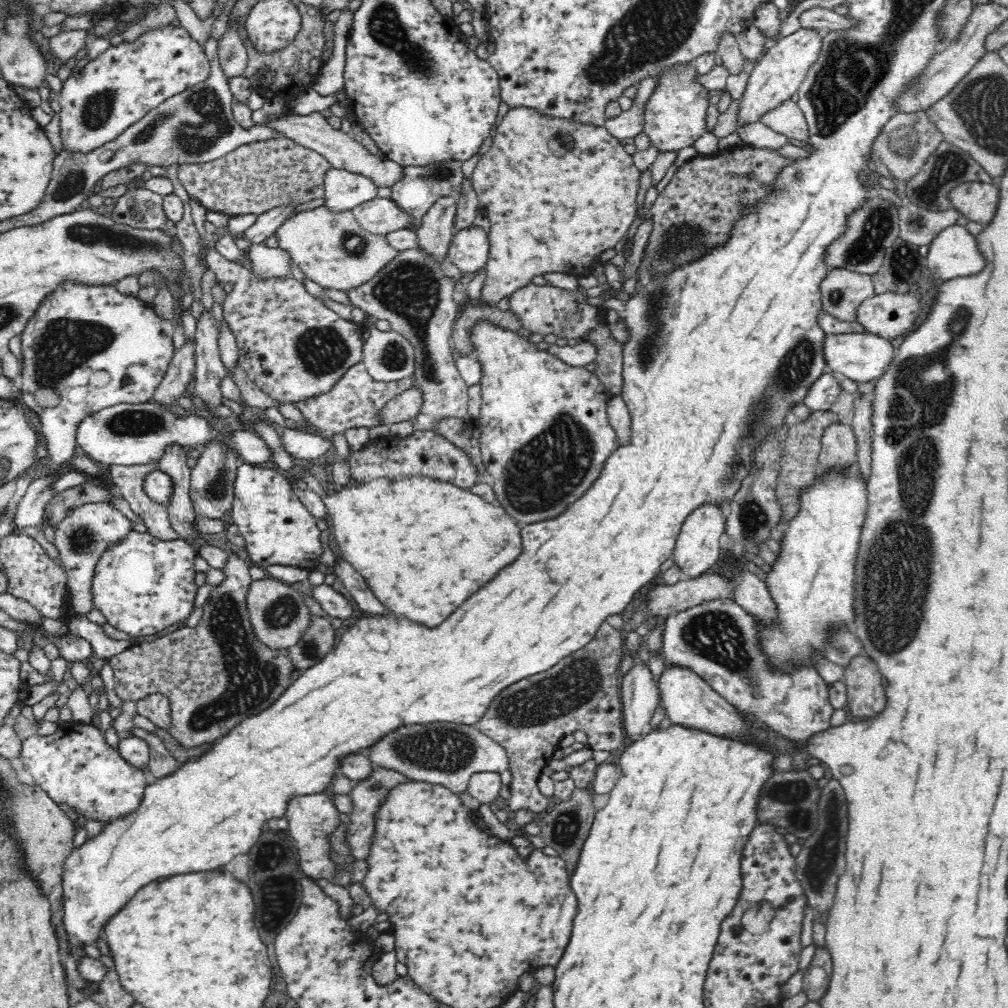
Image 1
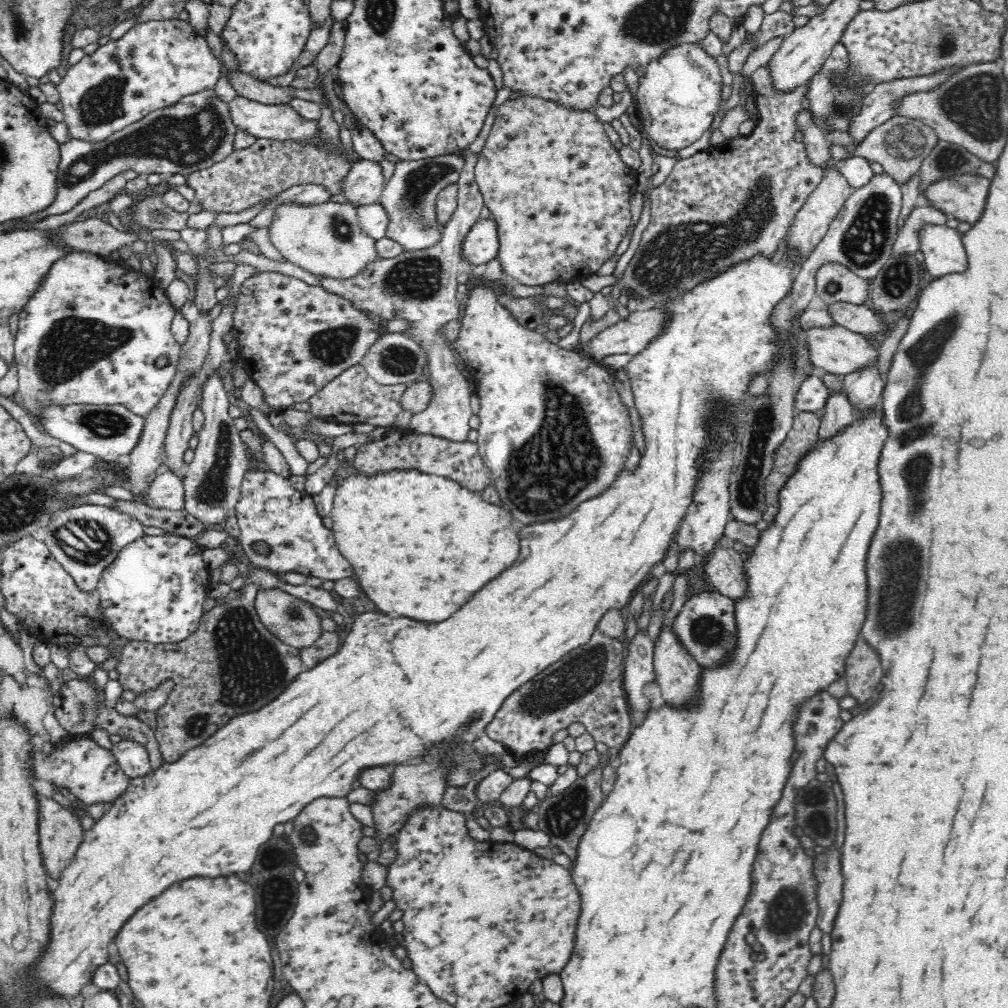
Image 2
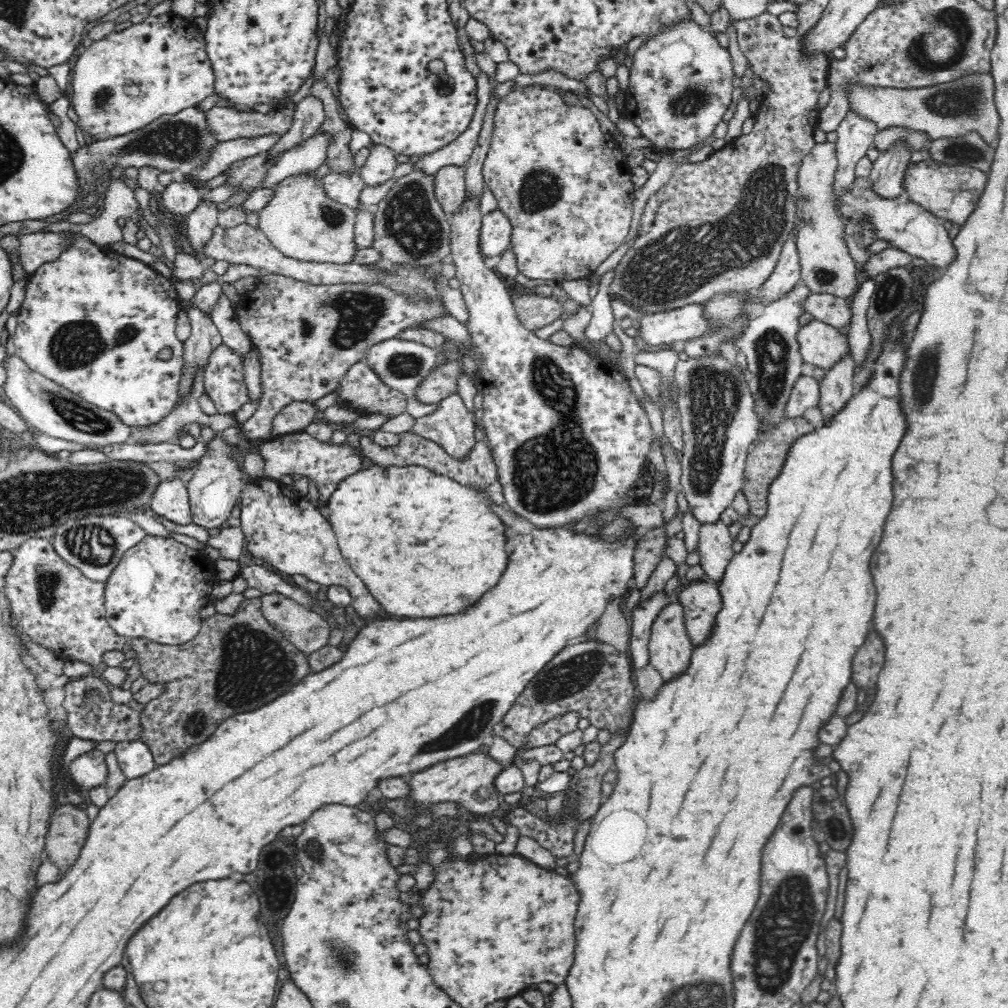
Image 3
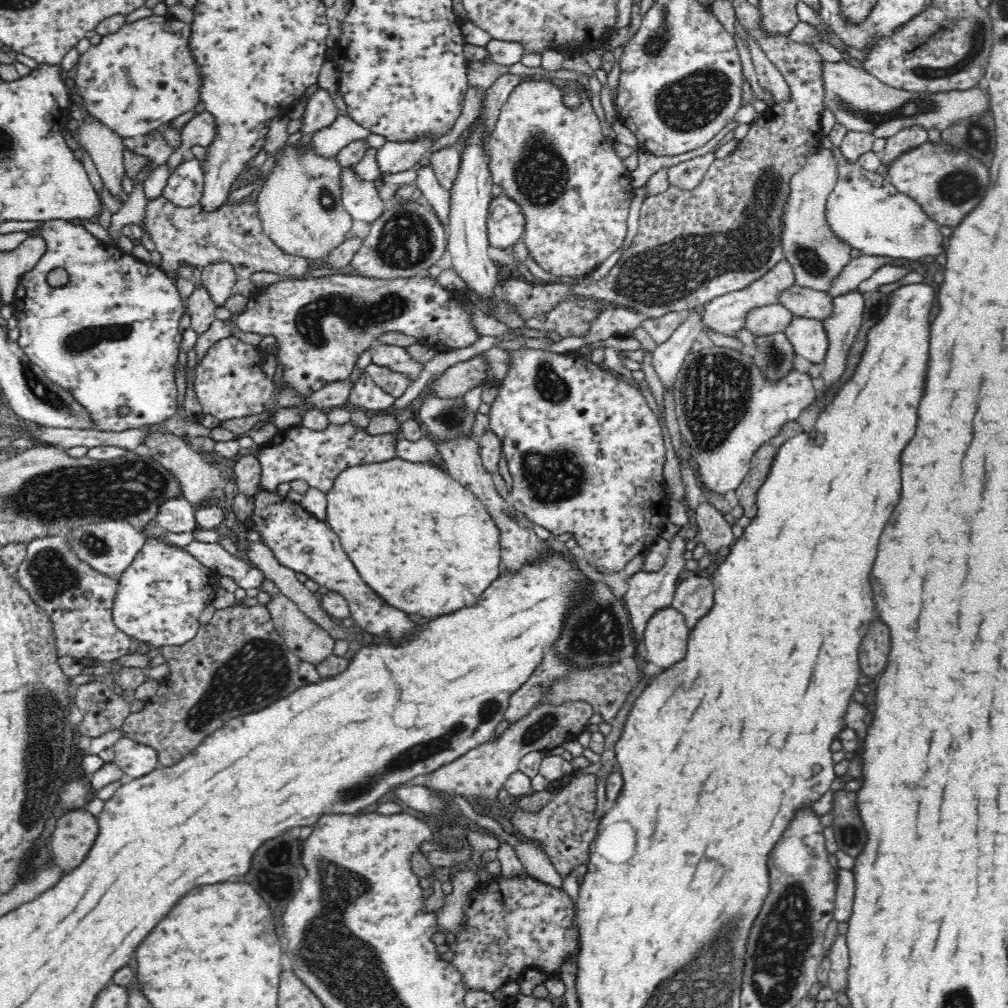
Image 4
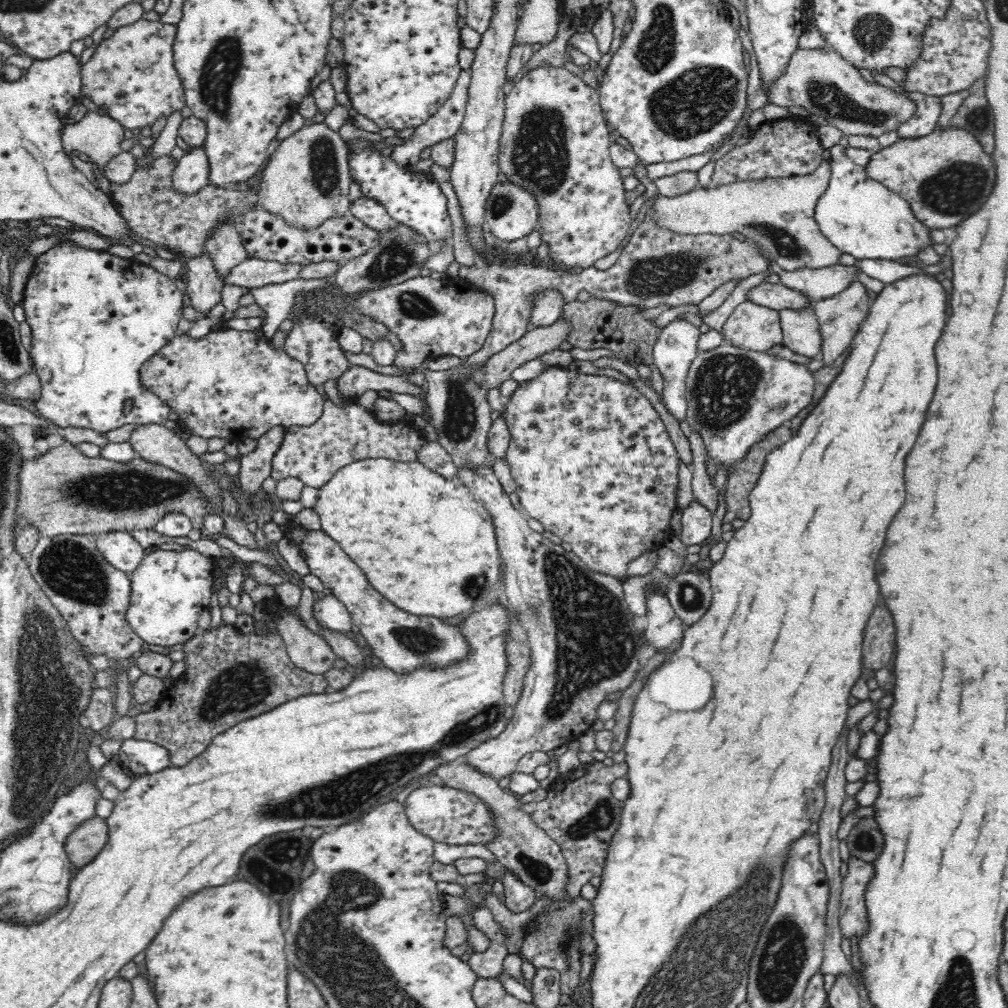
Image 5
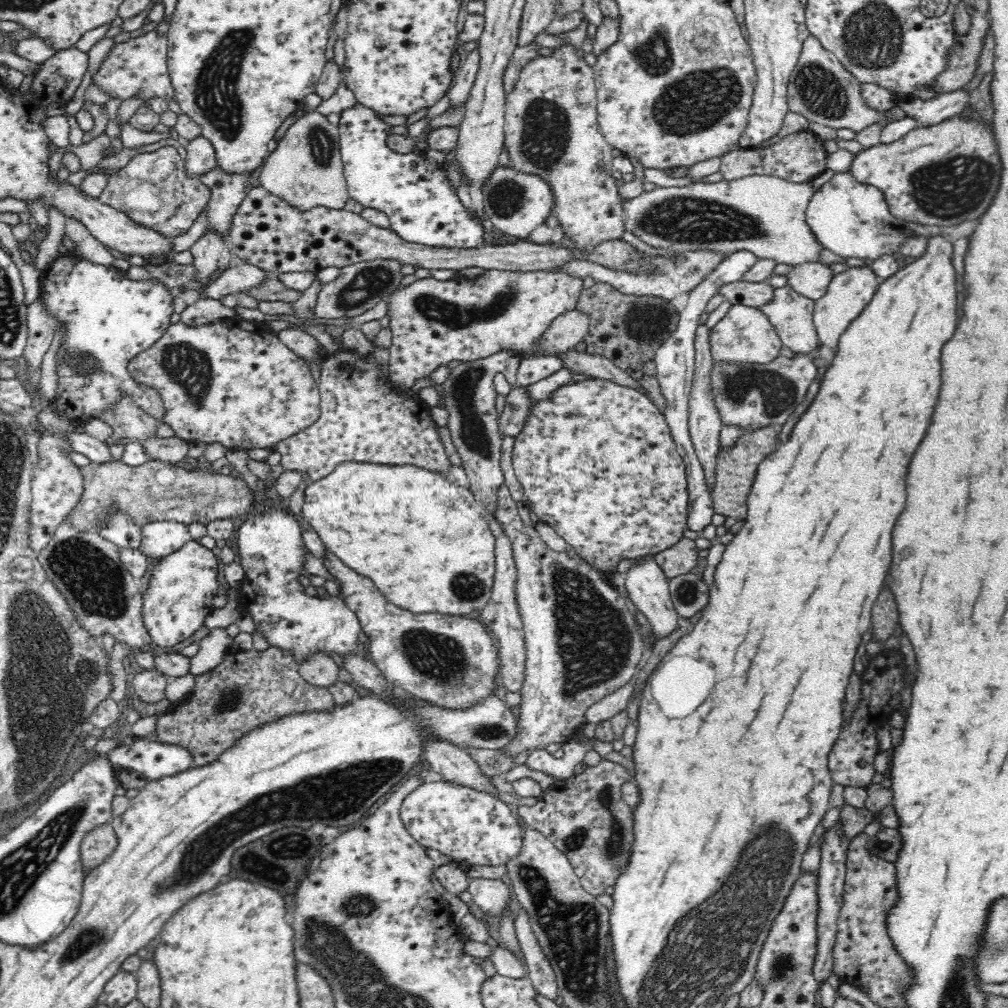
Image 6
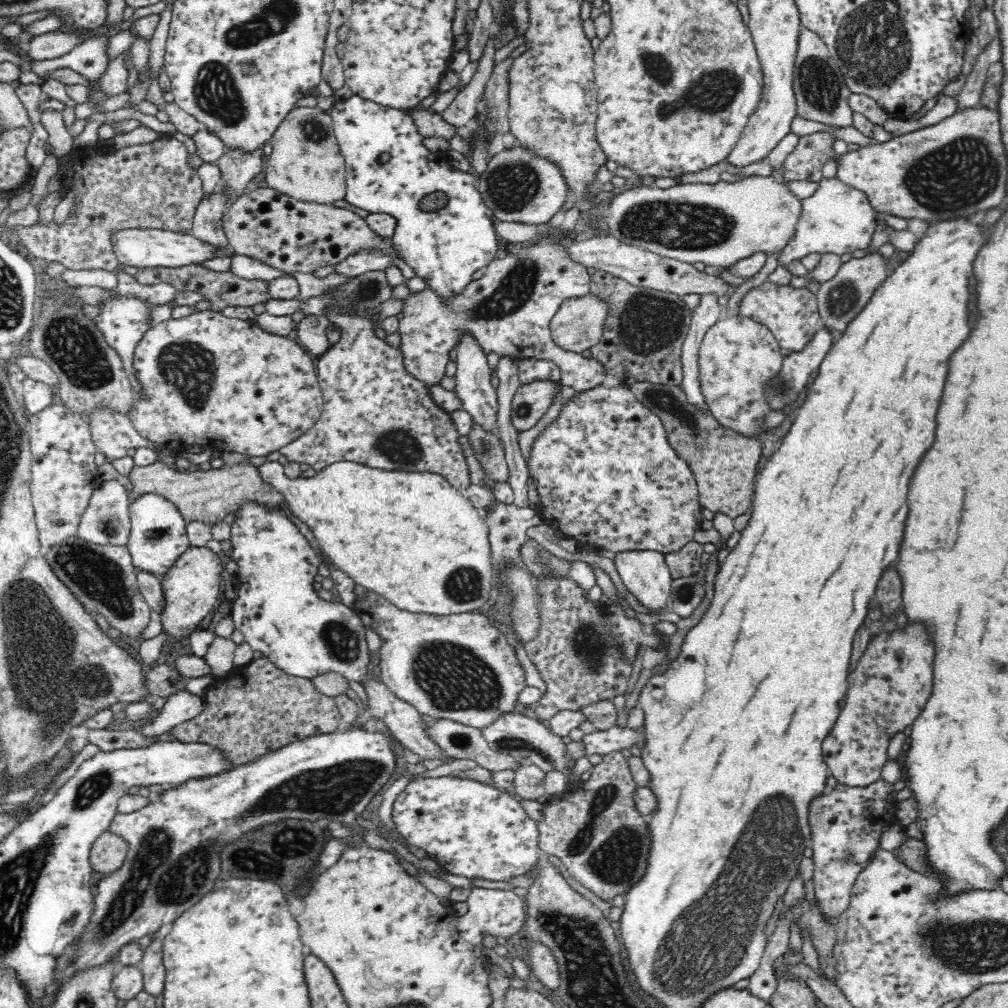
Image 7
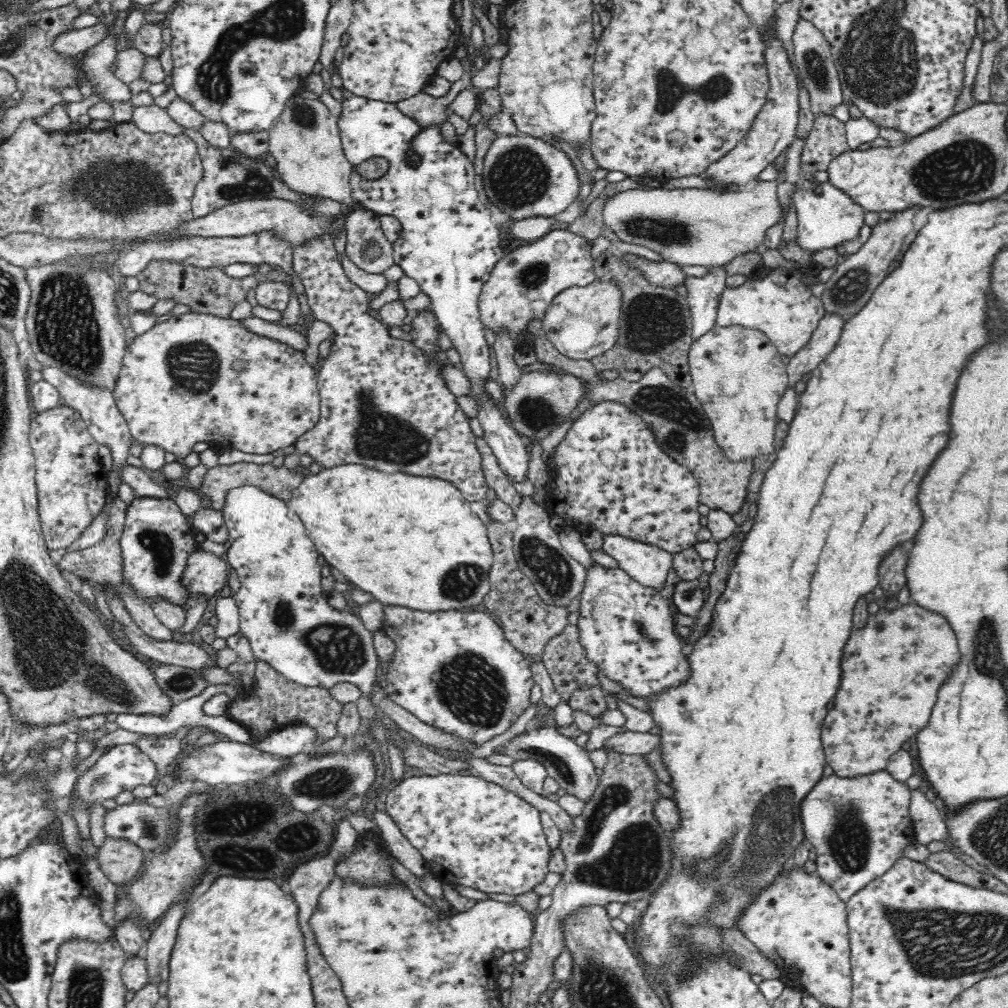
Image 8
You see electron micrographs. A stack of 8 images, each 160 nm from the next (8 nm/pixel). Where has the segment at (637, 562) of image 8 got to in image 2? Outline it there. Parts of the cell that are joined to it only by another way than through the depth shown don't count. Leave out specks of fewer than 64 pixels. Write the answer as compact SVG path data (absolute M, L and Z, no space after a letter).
M674 622L668 626L661 626L660 634L653 643L653 669L655 681L660 687L664 702L676 707L687 705L697 694L700 665L680 641L678 633L674 631Z

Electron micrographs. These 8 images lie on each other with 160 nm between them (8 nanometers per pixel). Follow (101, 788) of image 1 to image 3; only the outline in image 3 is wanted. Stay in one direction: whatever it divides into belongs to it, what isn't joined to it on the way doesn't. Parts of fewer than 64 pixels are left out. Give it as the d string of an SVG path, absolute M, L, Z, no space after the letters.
M92 749L74 759L69 765L69 776L83 790L106 784L107 766L105 754L99 749Z

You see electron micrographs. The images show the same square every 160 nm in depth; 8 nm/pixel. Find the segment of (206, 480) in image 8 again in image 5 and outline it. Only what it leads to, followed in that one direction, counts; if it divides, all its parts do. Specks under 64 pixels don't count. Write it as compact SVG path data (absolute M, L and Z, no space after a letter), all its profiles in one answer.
M68 442L58 448L50 448L38 460L25 460L20 472L20 500L18 500L18 520L22 524L36 523L40 527L40 536L58 536L59 534L81 534L95 536L102 532L128 532L134 529L153 529L154 525L166 514L184 514L188 518L219 517L220 514L234 515L238 513L238 502L234 492L228 488L220 488L219 505L214 505L210 497L198 487L194 479L185 474L170 470L165 466L153 464L137 457L132 463L120 464L106 458L90 458L84 456L77 446Z

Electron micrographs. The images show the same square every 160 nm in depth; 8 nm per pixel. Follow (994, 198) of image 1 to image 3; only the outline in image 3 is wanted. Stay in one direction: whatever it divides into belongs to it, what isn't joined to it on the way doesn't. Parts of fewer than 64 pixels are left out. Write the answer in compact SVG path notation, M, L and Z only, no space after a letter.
M932 157L920 162L907 164L903 172L903 190L908 192L911 200L921 204L926 210L942 221L964 224L970 213L976 208L984 192L988 174L971 166L942 163Z

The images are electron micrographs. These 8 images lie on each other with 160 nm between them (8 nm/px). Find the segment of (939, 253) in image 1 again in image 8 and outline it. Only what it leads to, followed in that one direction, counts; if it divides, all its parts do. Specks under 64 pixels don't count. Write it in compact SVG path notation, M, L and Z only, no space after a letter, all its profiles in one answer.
M804 175L796 183L793 200L798 219L798 245L802 245L804 249L818 252L827 248L836 248L848 240L858 238L864 225L865 210L834 188L829 181L820 183Z

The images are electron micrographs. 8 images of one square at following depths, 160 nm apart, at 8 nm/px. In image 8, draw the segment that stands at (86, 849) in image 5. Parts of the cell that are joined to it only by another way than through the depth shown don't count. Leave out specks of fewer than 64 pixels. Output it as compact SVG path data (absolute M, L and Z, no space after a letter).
M106 837L96 854L100 869L114 884L130 884L145 866L145 852L127 840Z

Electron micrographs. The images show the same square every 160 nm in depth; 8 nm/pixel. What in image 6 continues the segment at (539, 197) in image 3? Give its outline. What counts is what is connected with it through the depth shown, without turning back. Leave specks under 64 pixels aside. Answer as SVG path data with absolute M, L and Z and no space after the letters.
M572 42L560 44L558 48L552 50L550 56L540 55L538 58L525 62L519 72L519 77L515 82L514 88L506 95L505 100L505 142L503 146L508 151L512 166L520 171L528 171L528 173L542 175L542 178L550 182L552 191L554 191L554 208L552 208L552 211L558 218L559 225L564 229L565 236L569 237L576 244L576 247L588 247L588 249L600 241L616 237L621 238L624 234L624 207L621 204L618 187L615 185L615 178L611 175L613 172L614 156L612 155L611 146L607 144L602 136L602 132L600 132L597 123L597 106L597 84L594 67L590 66L580 56L580 50Z

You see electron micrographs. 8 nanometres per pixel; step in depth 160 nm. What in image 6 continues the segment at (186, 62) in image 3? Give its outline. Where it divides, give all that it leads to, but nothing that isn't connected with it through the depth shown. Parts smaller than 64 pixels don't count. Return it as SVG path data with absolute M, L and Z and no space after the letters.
M154 30L140 36L130 38L126 42L116 44L112 48L112 54L100 68L100 72L94 76L94 83L98 83L102 89L110 91L112 98L124 100L133 94L142 95L144 102L154 95L160 95L166 100L172 100L170 77L166 64L167 39L159 36Z

